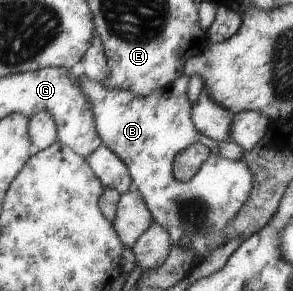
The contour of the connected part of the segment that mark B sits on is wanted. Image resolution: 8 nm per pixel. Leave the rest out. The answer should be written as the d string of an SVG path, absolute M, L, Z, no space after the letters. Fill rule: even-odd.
M184 74L168 88L154 91L147 97L135 95L127 90L106 88L101 81L93 81L86 75L75 77L75 79L93 106L97 132L104 145L112 150L118 158L121 158L128 167L131 176L131 190L138 189L142 193L152 212L153 220L165 226L172 243L188 251L195 251L202 257L212 254L216 248L223 247L227 243L225 231L249 200L253 190L254 176L252 168L246 160L241 158L235 161L222 156L220 148L218 148L219 142L200 132L194 124L193 105L186 94L189 77ZM194 143L207 146L210 154L196 175L189 181L179 181L173 175L173 164L176 162L178 154Z

